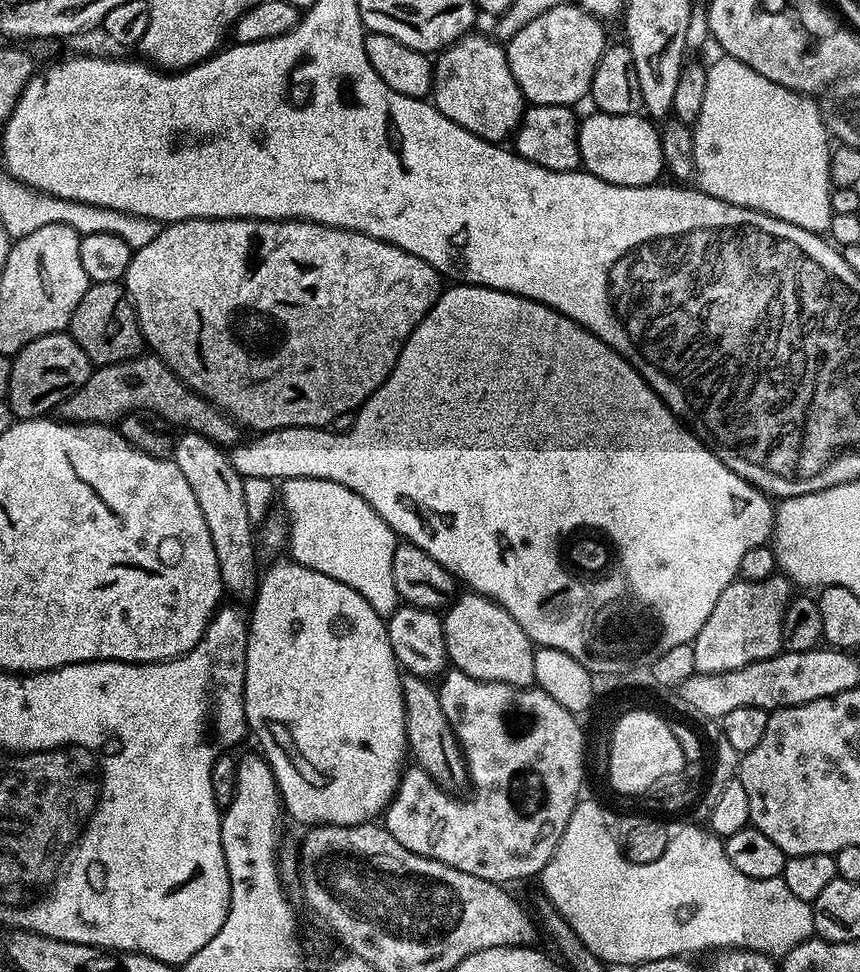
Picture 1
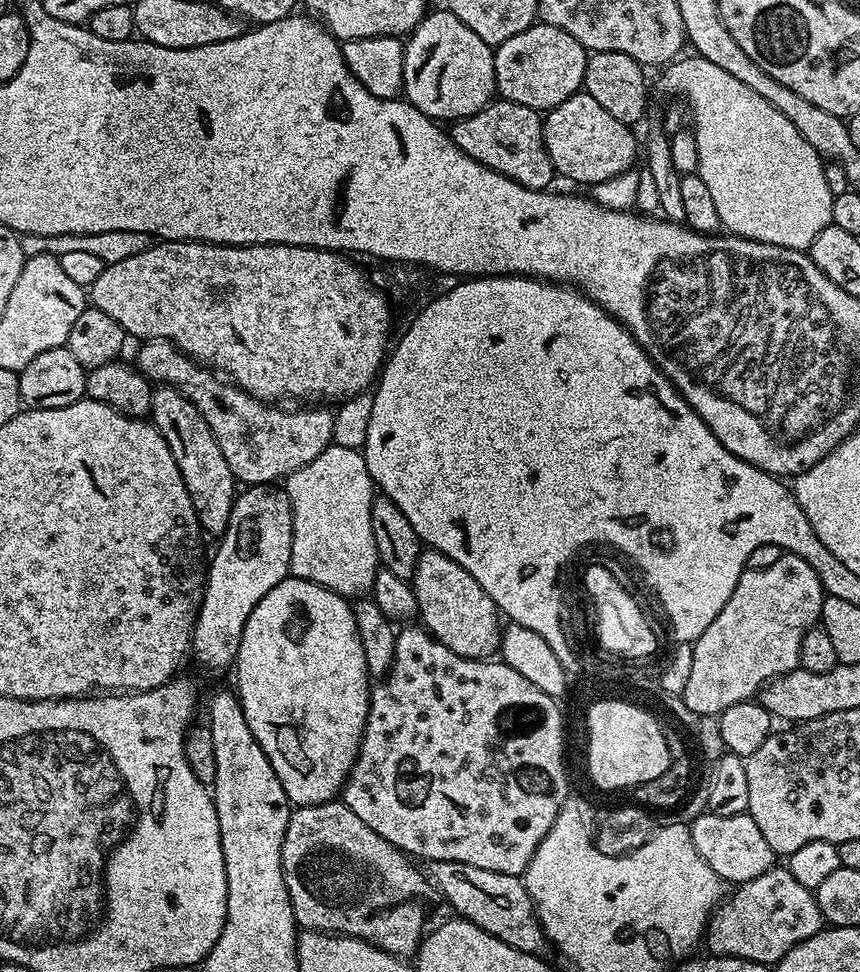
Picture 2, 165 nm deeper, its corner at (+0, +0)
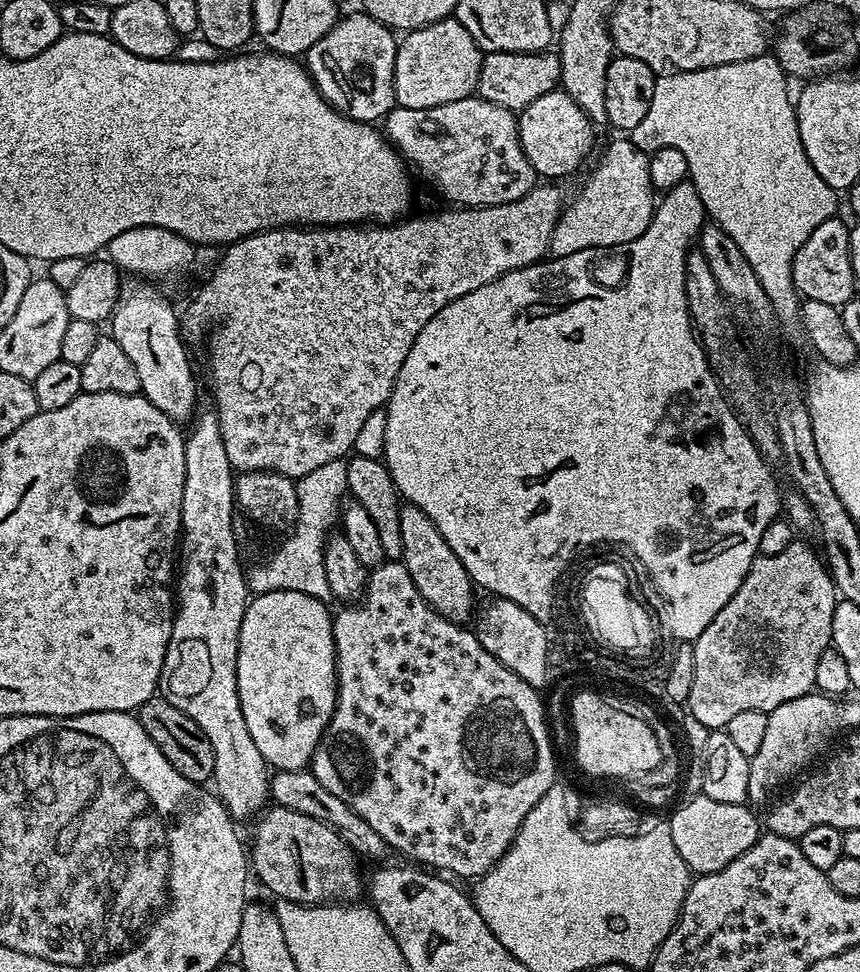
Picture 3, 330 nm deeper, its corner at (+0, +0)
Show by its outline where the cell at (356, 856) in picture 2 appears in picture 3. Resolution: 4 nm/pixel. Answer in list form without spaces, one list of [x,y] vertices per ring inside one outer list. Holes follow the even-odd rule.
[[[279,806],[267,809],[255,821],[256,837],[250,840],[250,868],[256,876],[280,900],[295,904],[330,904],[333,902],[356,902],[362,896],[362,876],[356,873],[358,857],[345,842],[344,837],[331,824],[318,822],[298,810],[286,810]]]

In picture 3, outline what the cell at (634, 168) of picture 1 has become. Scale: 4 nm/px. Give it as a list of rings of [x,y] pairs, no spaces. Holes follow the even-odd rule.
[[[562,90],[534,98],[518,114],[520,145],[537,177],[568,176],[592,152],[594,125],[588,115]]]

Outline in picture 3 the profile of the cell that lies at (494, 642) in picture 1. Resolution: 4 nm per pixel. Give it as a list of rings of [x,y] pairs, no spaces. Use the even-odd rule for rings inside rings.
[[[404,502],[401,503],[398,514],[398,530],[402,533],[402,562],[414,586],[418,586],[418,594],[422,594],[424,601],[435,612],[442,614],[442,618],[461,626],[467,625],[474,616],[477,593],[466,566],[462,566],[458,554],[454,554],[454,550],[446,546],[446,538],[438,534],[438,526],[434,526],[434,522],[430,522],[430,518],[426,518],[426,514],[418,510],[418,506]]]

